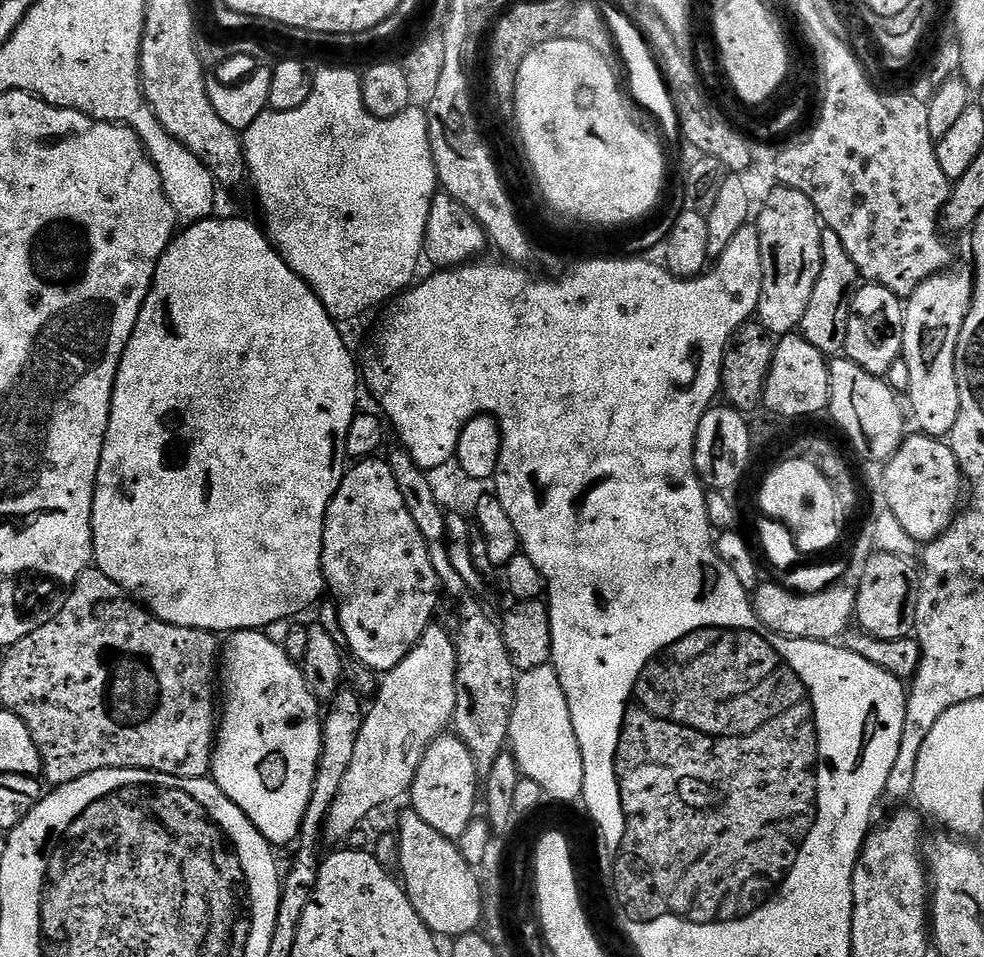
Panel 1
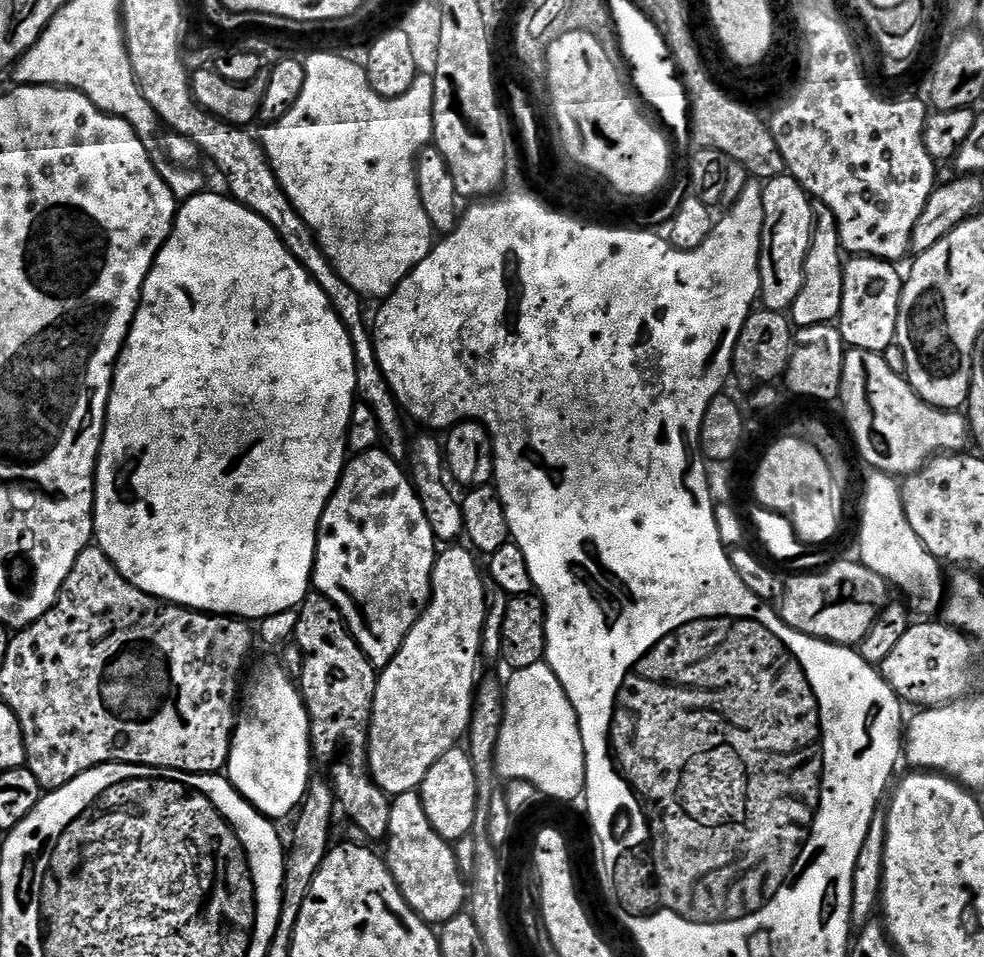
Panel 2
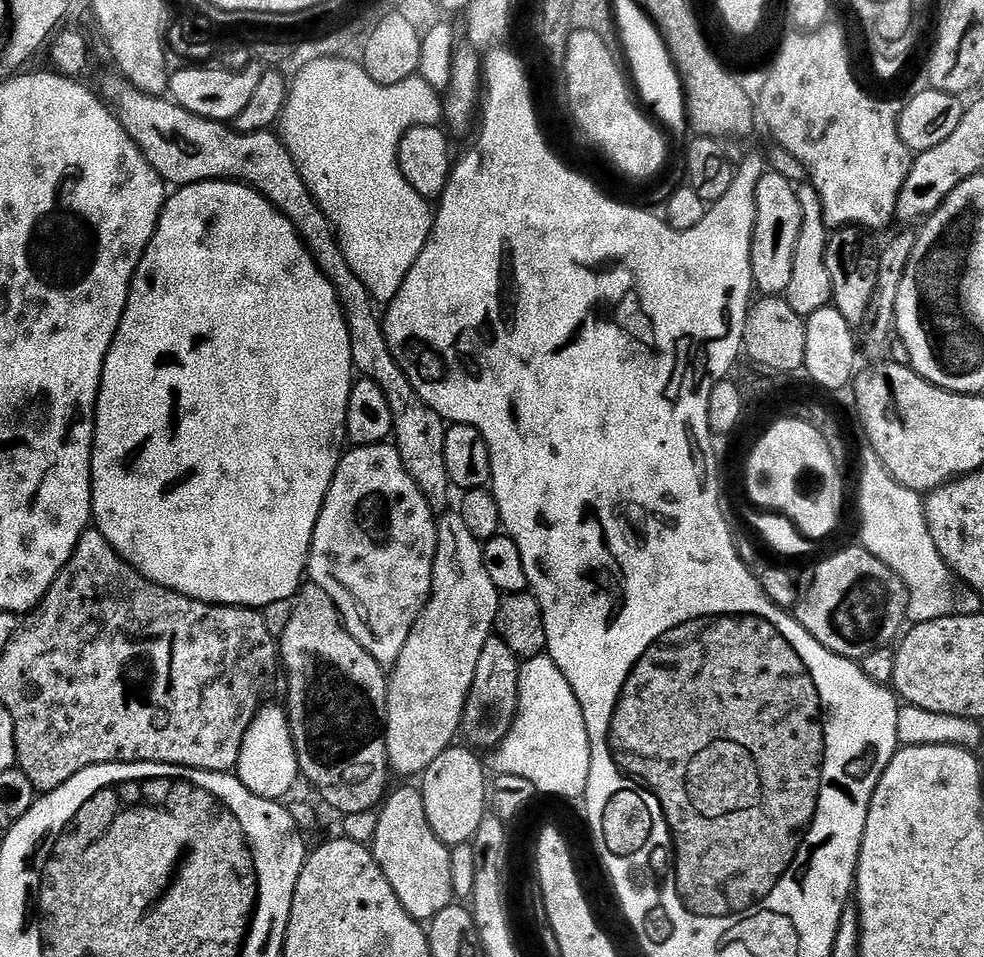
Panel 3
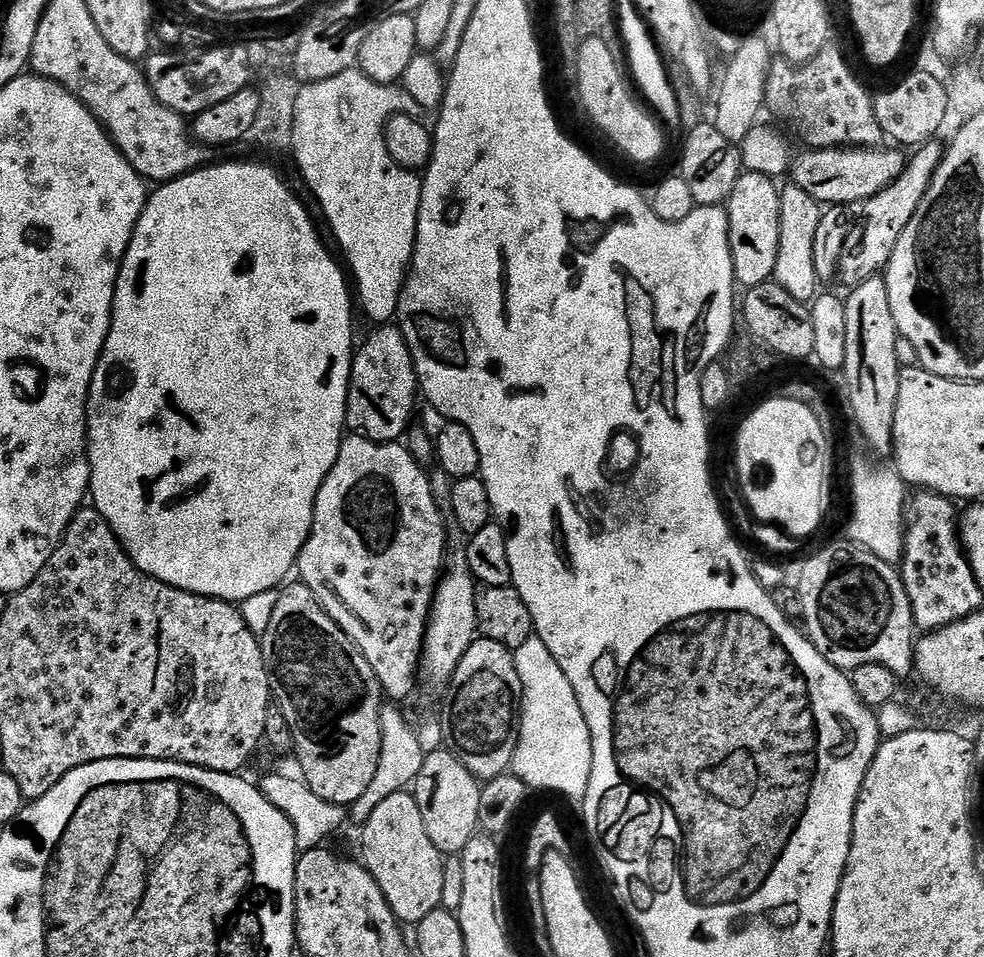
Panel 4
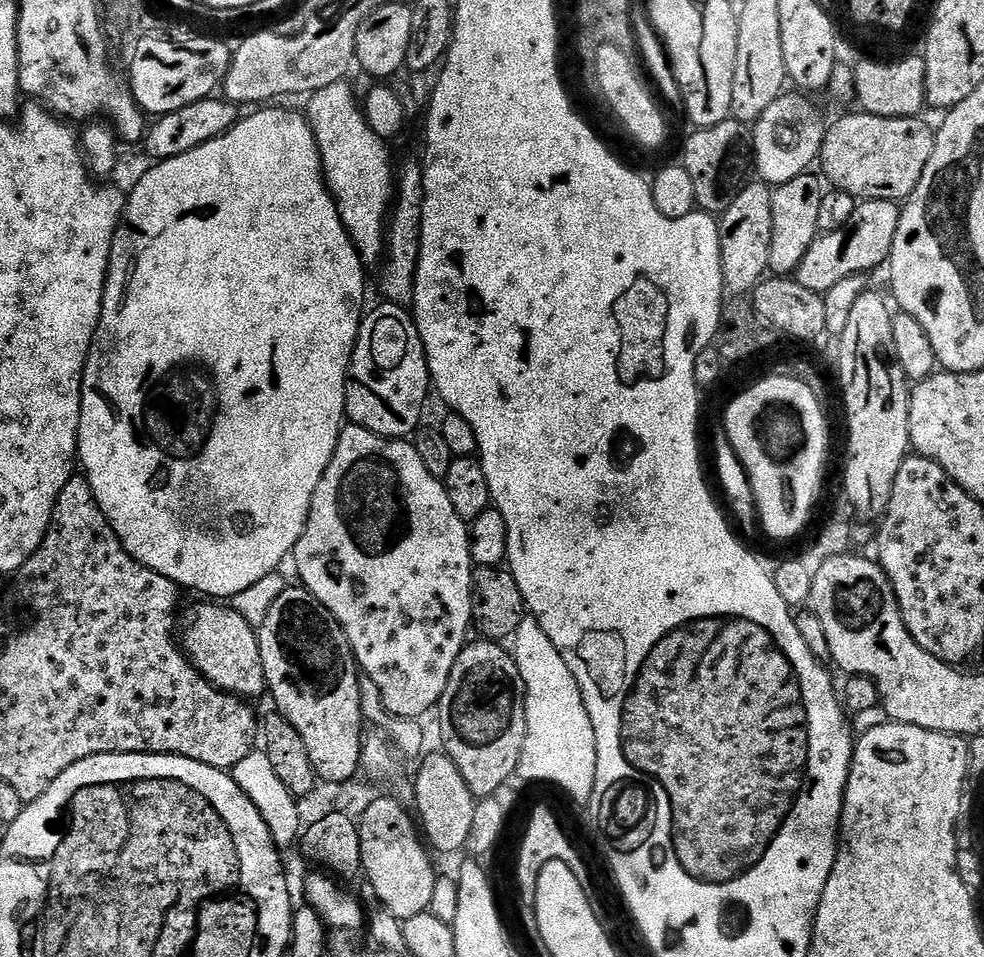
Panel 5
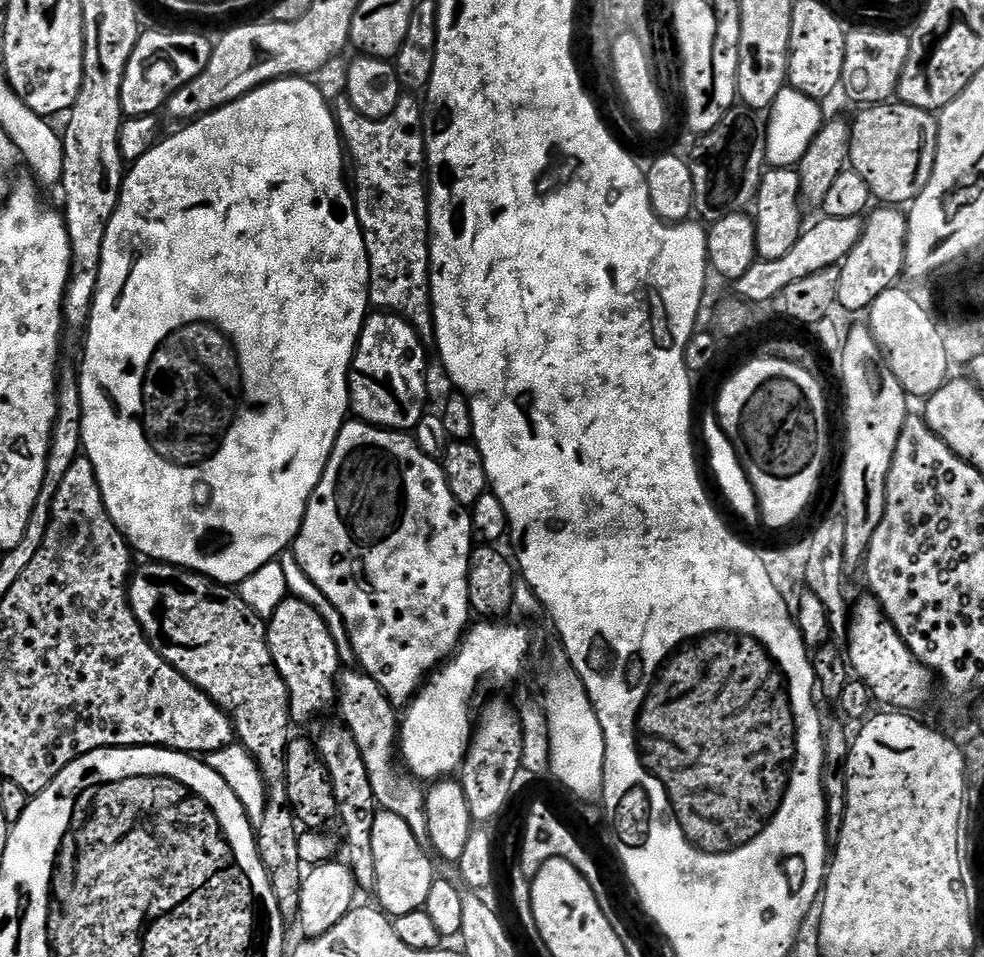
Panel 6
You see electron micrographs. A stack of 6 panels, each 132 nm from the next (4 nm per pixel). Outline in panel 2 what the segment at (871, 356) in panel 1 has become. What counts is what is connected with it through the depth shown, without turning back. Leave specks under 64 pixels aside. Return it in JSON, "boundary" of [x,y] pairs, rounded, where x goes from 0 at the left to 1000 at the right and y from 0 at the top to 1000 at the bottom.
{"boundary":[[[863,266],[859,271],[852,342],[862,364],[897,370],[902,362],[911,358],[913,320],[920,294],[917,284],[911,280],[914,279],[908,273],[893,272],[887,268]]]}

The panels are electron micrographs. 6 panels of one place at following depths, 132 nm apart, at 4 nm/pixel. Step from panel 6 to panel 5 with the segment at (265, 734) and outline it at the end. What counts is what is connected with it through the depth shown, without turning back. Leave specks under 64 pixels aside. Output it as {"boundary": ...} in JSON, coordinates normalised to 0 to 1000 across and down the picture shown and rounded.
{"boundary":[[[203,629],[185,644],[185,680],[195,695],[208,706],[214,715],[245,729],[268,727],[272,714],[266,700],[264,666],[261,657],[246,646],[236,634],[228,629]]]}

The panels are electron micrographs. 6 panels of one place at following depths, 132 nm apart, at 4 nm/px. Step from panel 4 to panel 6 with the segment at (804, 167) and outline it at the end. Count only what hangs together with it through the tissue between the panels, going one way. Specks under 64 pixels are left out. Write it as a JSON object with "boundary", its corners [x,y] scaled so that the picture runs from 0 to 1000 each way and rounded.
{"boundary":[[[903,107],[873,114],[870,126],[865,126],[862,139],[862,171],[865,179],[876,182],[887,206],[898,215],[923,215],[941,199],[941,190],[949,182],[949,165],[953,157],[953,125],[948,118],[933,115],[924,109]]]}

